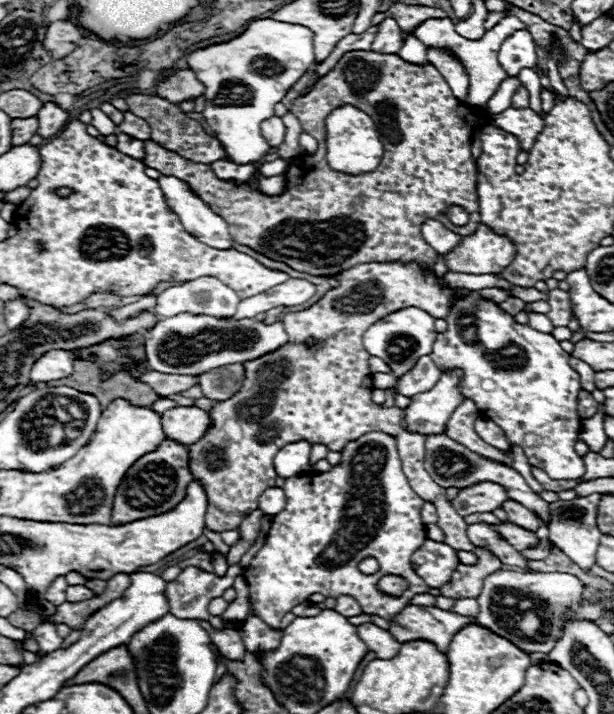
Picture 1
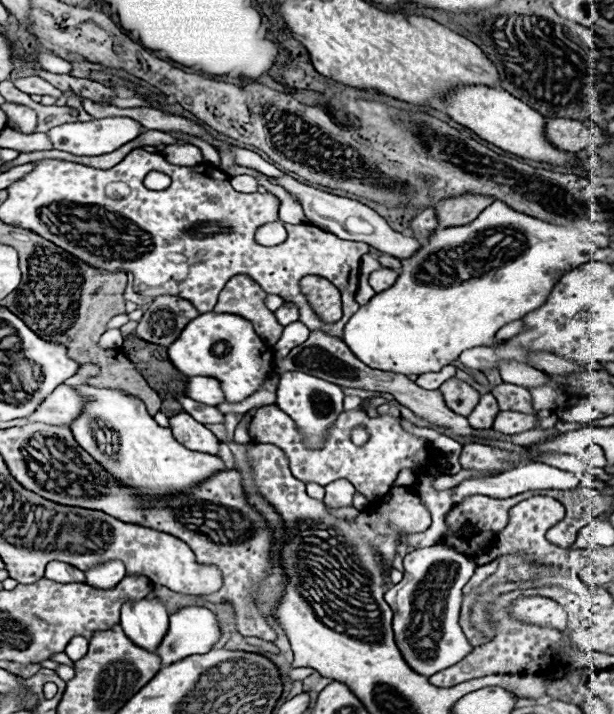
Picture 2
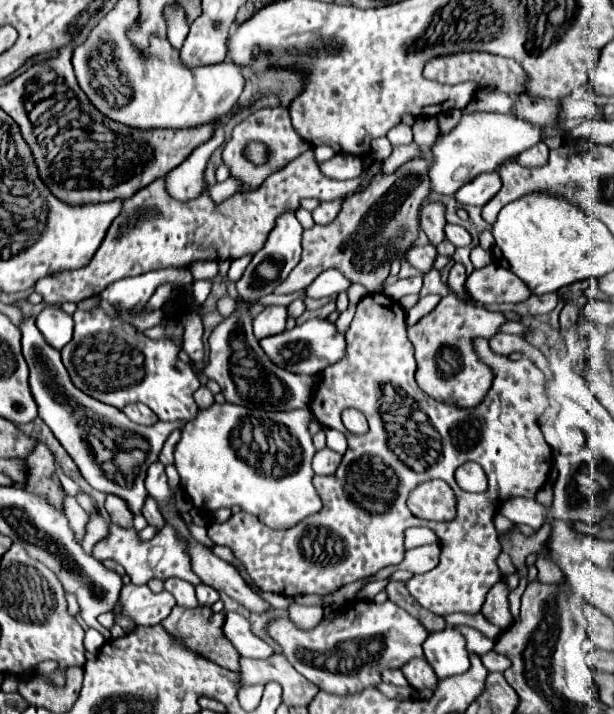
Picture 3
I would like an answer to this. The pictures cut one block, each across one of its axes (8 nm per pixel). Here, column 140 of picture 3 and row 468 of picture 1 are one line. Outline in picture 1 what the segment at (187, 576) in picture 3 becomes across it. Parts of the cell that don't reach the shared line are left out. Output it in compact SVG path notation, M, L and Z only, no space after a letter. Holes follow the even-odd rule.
M472 290L464 298L452 300L450 312L446 316L448 332L436 336L436 344L432 348L432 360L436 360L436 366L444 370L456 370L460 368L464 372L458 390L464 398L476 400L476 408L482 416L488 416L492 422L496 422L504 434L506 440L512 444L518 444L528 462L540 470L544 470L552 480L578 480L584 476L584 460L576 454L574 444L578 440L578 434L582 430L582 420L576 412L576 398L580 392L580 378L570 368L568 360L570 354L566 354L558 340L554 340L550 334L542 334L528 324L518 324L514 316L506 314L500 304L494 300L484 298L478 290Z

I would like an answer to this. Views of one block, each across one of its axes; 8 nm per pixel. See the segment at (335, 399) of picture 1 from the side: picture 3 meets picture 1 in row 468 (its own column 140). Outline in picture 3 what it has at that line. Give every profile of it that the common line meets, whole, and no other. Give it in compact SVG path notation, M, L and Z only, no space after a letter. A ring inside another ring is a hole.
M308 148L282 172L272 174L258 190L234 194L218 206L210 200L208 192L188 204L178 204L178 200L170 200L170 196L166 196L162 180L154 180L150 188L142 188L142 192L136 192L124 202L122 214L112 222L94 258L84 268L40 278L36 282L36 292L44 296L46 304L78 304L86 298L98 296L108 284L126 276L168 266L184 268L196 260L234 260L246 254L254 256L260 248L264 248L276 218L288 210L296 212L300 208L300 200L320 198L322 202L328 202L354 192L360 180L362 176L346 182L326 178L318 170L314 148ZM128 404L124 408L124 414L136 422L136 424L142 424L142 426L152 426L158 422L158 418L154 416L154 412L150 412L150 408L146 408L144 404Z

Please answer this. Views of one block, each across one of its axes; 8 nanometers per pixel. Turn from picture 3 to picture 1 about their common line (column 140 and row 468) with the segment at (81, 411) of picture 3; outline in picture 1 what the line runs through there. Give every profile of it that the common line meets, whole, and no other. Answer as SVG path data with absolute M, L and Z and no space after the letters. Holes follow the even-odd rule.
M426 436L424 468L432 476L432 480L436 480L436 484L440 484L444 488L450 488L450 486L468 488L468 484L478 484L478 482L484 482L484 480L494 480L496 484L504 484L504 488L508 488L510 500L520 500L520 504L524 504L530 512L534 512L536 516L540 516L546 524L550 522L550 510L548 510L550 504L546 500L542 500L540 494L536 494L514 468L508 468L504 464L486 460L480 454L464 448L462 444L456 444L448 436Z

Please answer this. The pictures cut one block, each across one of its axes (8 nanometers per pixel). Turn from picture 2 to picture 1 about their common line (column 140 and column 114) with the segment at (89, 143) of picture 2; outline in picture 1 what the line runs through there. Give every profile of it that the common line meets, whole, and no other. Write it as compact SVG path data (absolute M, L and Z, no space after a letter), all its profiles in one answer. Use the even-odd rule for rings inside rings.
M94 108L90 112L92 112L92 126L96 126L102 136L108 136L108 134L114 134L116 132L114 122L100 108Z

